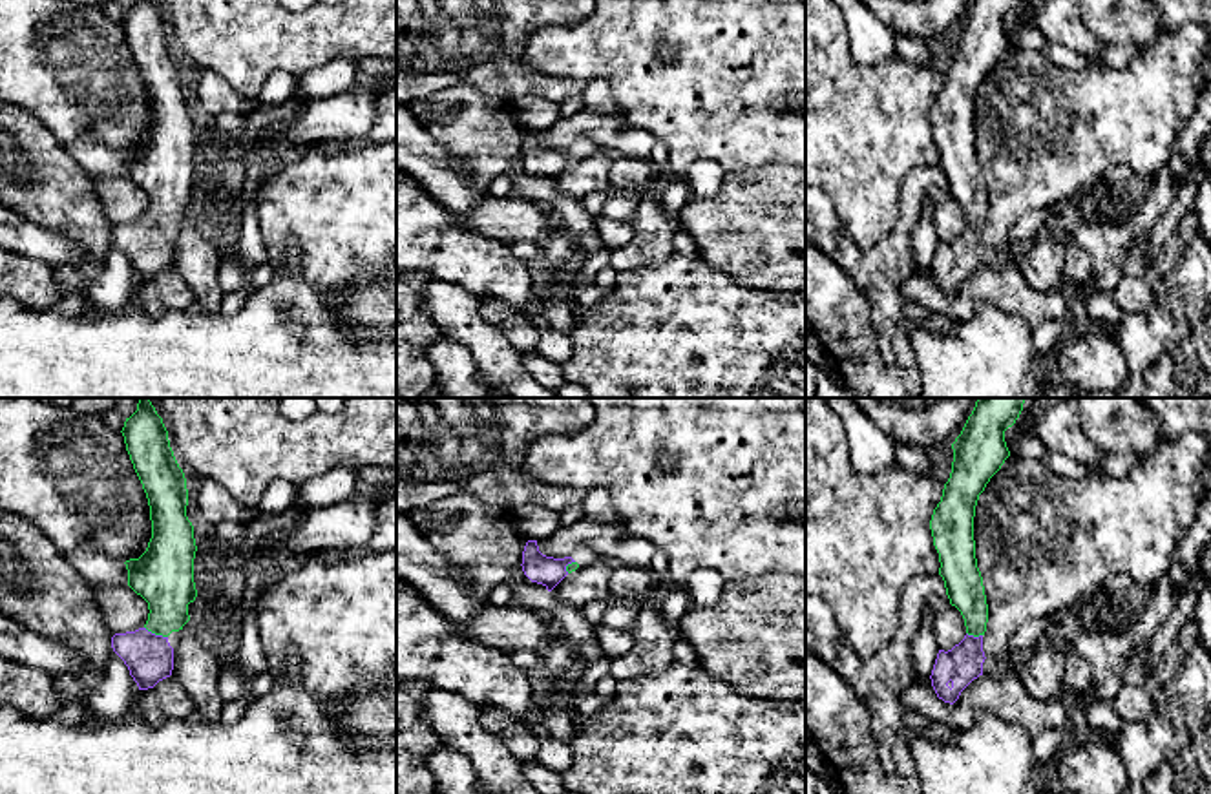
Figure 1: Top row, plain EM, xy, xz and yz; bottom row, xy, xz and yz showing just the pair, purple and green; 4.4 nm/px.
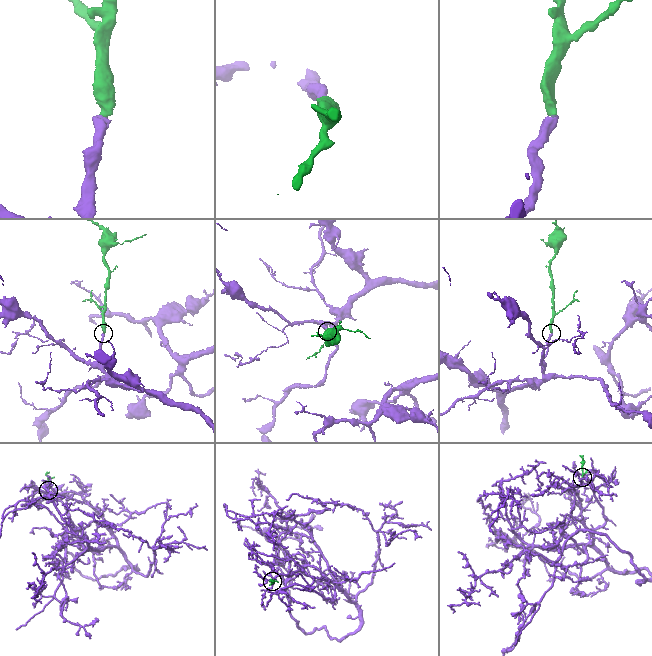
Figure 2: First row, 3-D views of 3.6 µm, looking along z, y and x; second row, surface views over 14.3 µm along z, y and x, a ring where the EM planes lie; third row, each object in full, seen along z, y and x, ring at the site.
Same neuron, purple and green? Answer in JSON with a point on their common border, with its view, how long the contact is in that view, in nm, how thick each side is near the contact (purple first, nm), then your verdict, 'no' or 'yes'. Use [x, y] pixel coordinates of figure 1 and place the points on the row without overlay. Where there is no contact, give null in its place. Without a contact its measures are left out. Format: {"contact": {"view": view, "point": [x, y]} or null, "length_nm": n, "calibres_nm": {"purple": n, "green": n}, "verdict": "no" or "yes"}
{"contact": {"view": "xy", "point": [154, 225]}, "length_nm": 120, "calibres_nm": {"purple": 200, "green": 260}, "verdict": "yes"}

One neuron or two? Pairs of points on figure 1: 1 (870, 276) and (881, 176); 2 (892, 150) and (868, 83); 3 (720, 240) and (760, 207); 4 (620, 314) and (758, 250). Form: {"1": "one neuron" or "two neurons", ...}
{"1": "two neurons", "2": "one neuron", "3": "one neuron", "4": "two neurons"}

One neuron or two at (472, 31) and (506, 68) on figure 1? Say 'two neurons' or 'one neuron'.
one neuron

